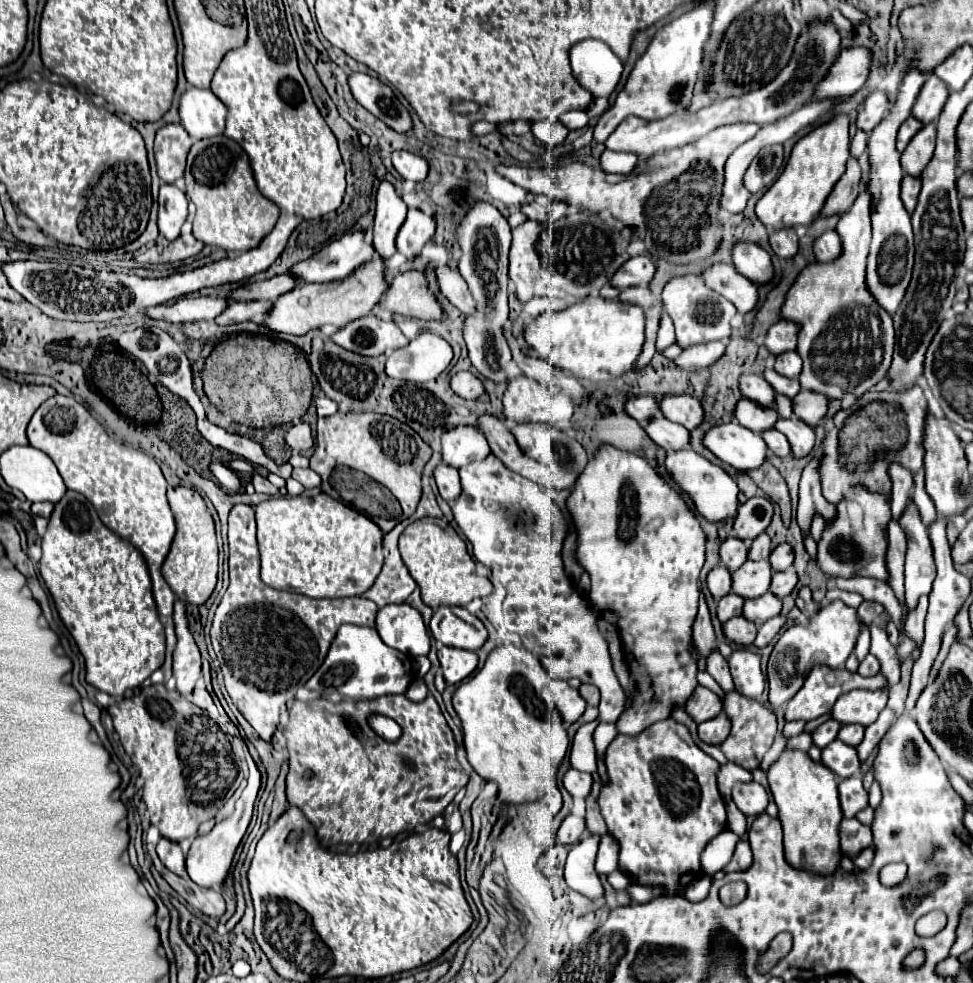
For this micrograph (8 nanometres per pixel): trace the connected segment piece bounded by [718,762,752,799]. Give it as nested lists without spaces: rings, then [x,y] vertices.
[[[734,762],[720,764],[718,768],[718,788],[723,798],[731,797],[734,782],[748,782],[748,780],[752,780],[752,774]]]

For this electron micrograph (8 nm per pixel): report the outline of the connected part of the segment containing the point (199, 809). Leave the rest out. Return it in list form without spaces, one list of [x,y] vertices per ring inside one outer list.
[[[164,684],[146,686],[140,690],[140,694],[122,698],[120,702],[112,704],[108,712],[126,754],[130,756],[132,764],[140,768],[140,776],[144,778],[142,800],[146,802],[150,822],[160,830],[162,838],[168,838],[172,842],[194,838],[198,834],[198,826],[216,816],[220,800],[232,786],[234,774],[238,774],[238,766],[234,766],[234,754],[230,754],[230,740],[226,738],[226,734],[222,734],[220,726],[210,716],[206,716],[202,708],[182,698],[176,690],[166,690]]]

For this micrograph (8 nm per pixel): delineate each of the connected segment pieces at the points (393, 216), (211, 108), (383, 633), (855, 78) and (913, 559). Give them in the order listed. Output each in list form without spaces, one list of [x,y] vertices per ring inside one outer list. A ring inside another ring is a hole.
[[[386,180],[376,190],[376,218],[374,218],[374,248],[382,258],[396,252],[394,240],[406,218],[406,204]]]
[[[186,88],[180,96],[180,124],[186,128],[192,140],[212,138],[224,132],[226,106],[210,92],[198,88]]]
[[[388,604],[376,612],[376,630],[382,642],[408,656],[430,652],[430,634],[422,614],[410,604]]]
[[[852,46],[842,50],[838,62],[830,68],[826,80],[818,82],[814,90],[814,100],[852,96],[868,78],[872,66],[872,50],[864,46]]]
[[[910,504],[910,510],[902,514],[898,520],[908,538],[908,552],[906,552],[906,606],[910,610],[916,608],[918,598],[922,594],[930,594],[934,582],[934,556],[932,544],[926,532],[926,526],[920,520],[918,508]]]

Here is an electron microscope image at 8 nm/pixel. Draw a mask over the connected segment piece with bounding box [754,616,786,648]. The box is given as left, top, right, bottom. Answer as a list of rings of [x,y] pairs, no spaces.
[[[776,616],[776,618],[770,618],[768,622],[764,622],[758,630],[758,638],[754,640],[754,646],[764,648],[782,630],[782,626],[786,626],[786,618],[782,618],[782,616]]]

